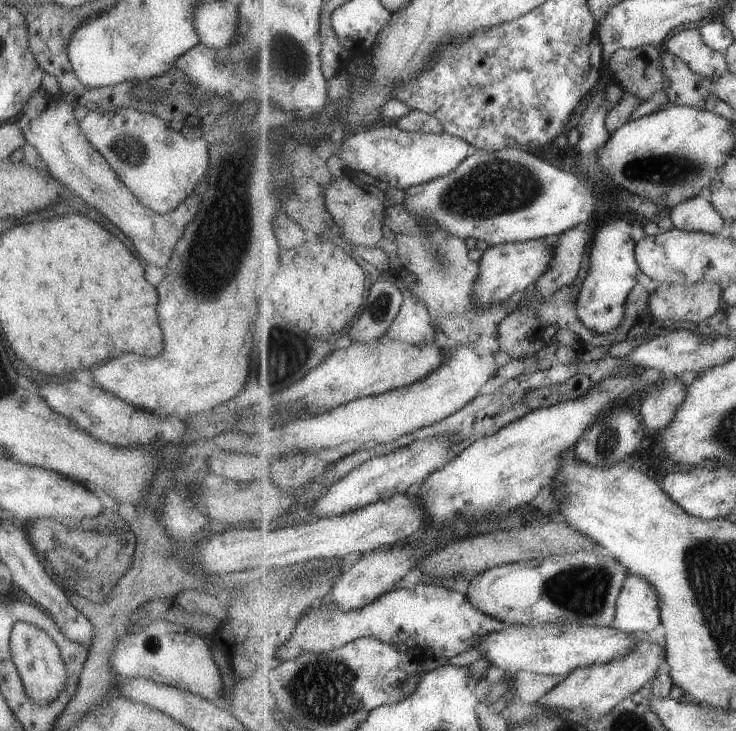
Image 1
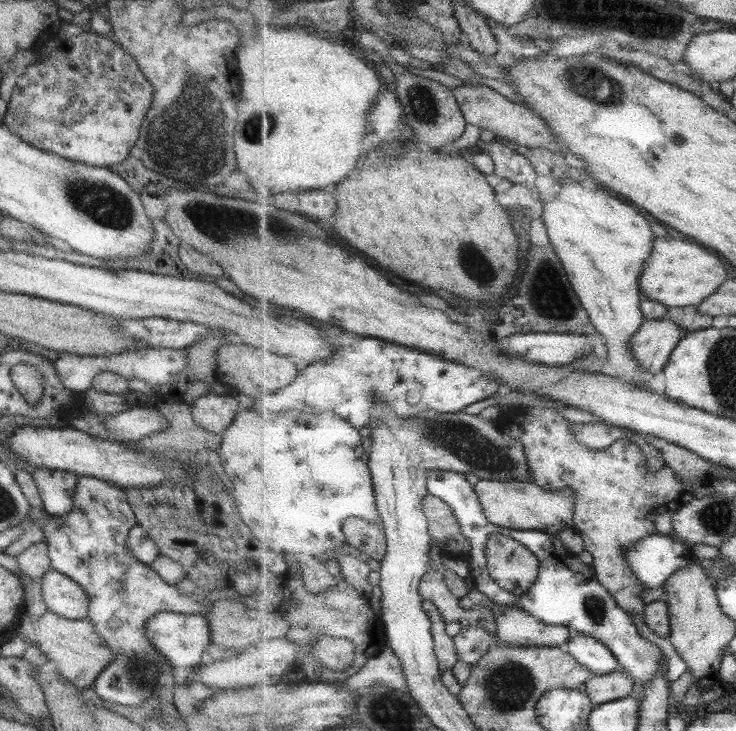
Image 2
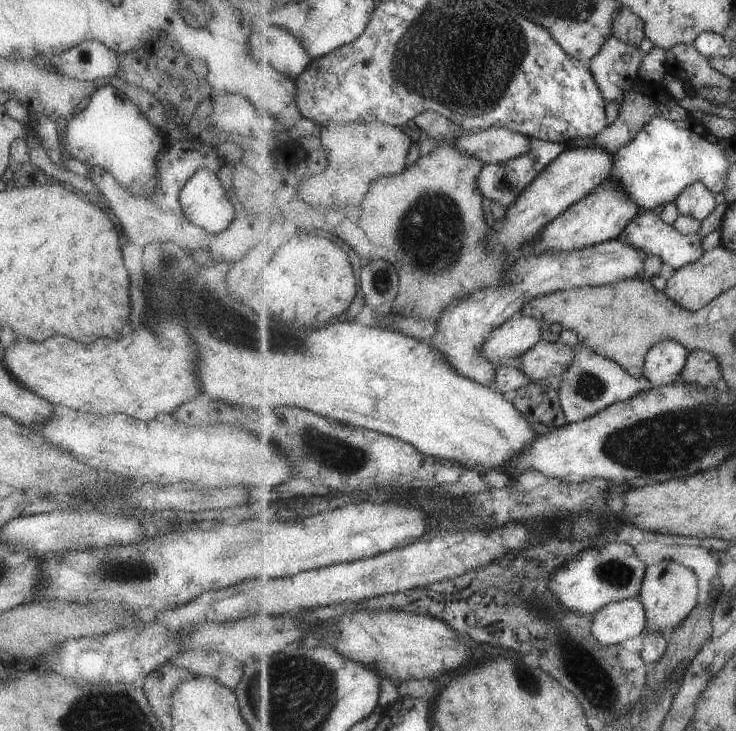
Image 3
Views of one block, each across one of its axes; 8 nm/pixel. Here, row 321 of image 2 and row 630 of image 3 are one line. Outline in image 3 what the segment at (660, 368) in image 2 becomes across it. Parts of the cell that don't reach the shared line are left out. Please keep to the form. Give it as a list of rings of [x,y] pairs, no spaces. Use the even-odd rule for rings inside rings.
[[[661,560],[661,562],[657,562],[656,564],[648,566],[646,578],[639,598],[641,598],[643,605],[646,607],[646,618],[648,623],[647,630],[643,634],[643,636],[645,636],[647,633],[663,633],[665,635],[668,635],[669,632],[673,632],[673,630],[677,629],[680,625],[682,625],[682,623],[691,615],[691,612],[693,612],[693,610],[700,604],[701,599],[698,575],[695,573],[695,570],[690,570],[687,566],[682,566],[679,562],[676,562],[675,560]]]

